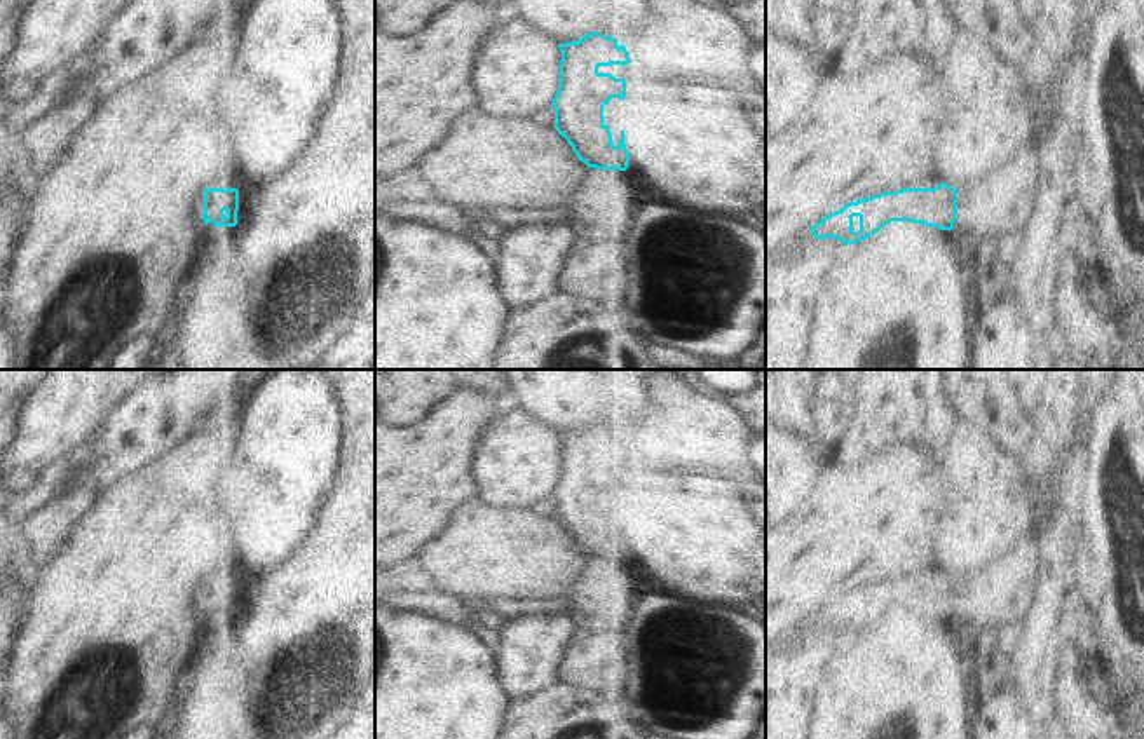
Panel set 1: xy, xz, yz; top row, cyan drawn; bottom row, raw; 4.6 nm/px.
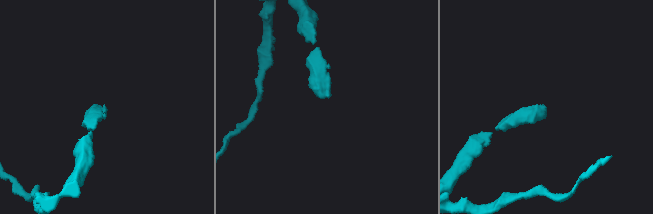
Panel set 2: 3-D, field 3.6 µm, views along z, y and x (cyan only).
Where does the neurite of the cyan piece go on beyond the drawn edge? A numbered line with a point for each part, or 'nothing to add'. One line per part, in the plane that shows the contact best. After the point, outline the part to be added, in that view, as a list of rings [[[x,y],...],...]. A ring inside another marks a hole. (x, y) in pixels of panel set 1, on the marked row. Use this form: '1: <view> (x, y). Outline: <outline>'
1: xz (604, 211). Outline: [[[612,171],[596,173],[593,180],[584,183],[581,200],[572,207],[570,220],[582,239],[624,241],[631,218],[630,202],[638,197],[637,185],[637,180],[619,180]]]

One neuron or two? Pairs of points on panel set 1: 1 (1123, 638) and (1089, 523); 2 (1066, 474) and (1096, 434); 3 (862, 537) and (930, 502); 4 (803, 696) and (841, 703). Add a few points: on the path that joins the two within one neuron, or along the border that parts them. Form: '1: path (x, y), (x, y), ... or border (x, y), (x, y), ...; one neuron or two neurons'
1: path (1116, 610), (1113, 603), (1109, 551); one neuron
2: path (1066, 461), (1066, 447), (1082, 433); one neuron
3: path (879, 520), (897, 502), (912, 502); one neuron
4: border (832, 661), (820, 680), (810, 720); two neurons

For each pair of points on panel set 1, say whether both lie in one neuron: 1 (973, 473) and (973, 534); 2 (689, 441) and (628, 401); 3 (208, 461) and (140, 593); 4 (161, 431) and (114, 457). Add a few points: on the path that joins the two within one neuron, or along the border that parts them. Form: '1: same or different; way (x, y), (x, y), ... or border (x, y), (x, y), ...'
1: same; way (973, 488), (973, 518)
2: different; border (651, 387), (651, 406), (633, 415), (623, 429)
3: same; way (175, 494), (140, 560)
4: same; way (149, 431), (140, 431), (126, 445)

